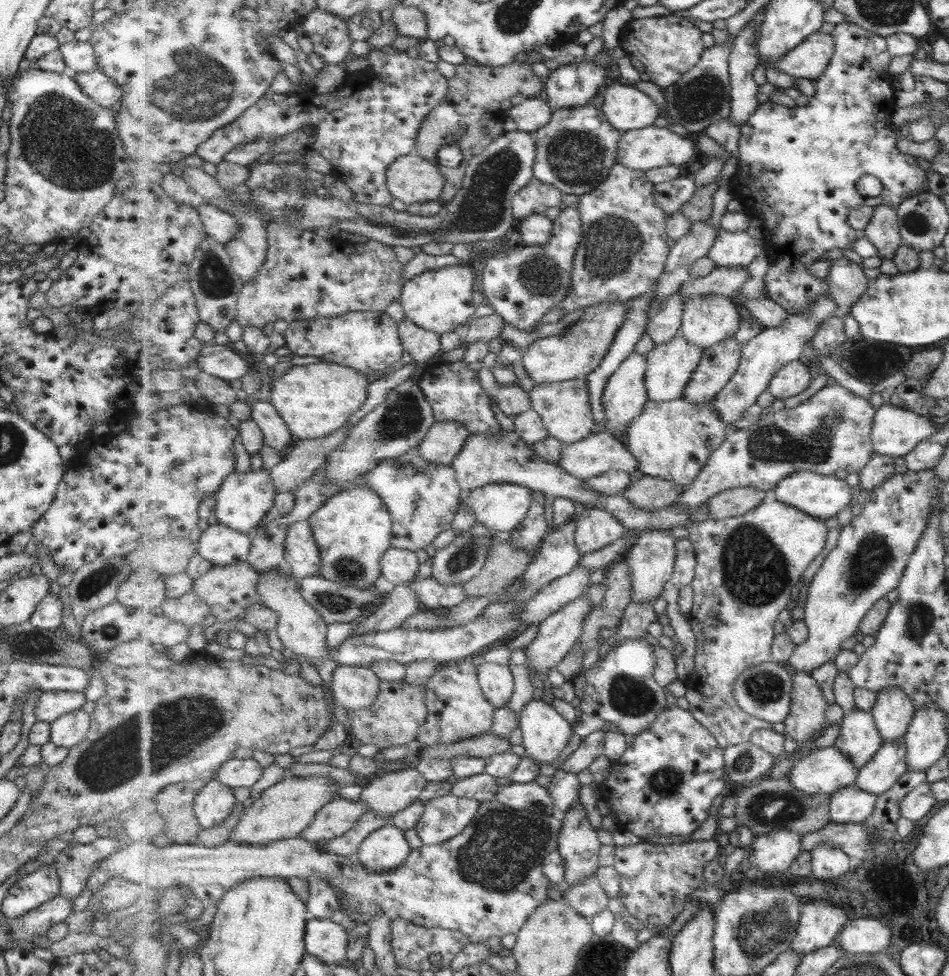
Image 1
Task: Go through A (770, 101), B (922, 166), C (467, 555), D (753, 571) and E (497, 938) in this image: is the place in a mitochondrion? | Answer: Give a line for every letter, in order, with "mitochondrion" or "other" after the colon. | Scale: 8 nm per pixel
A: other
B: other
C: mitochondrion
D: mitochondrion
E: other

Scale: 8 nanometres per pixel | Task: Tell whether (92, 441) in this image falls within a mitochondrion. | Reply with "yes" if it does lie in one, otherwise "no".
no

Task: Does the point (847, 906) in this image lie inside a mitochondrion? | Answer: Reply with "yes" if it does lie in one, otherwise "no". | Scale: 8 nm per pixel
no

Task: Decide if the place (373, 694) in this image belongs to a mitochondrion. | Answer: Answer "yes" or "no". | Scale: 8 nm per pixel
no

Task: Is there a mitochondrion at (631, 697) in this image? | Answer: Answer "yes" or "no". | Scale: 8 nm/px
yes

